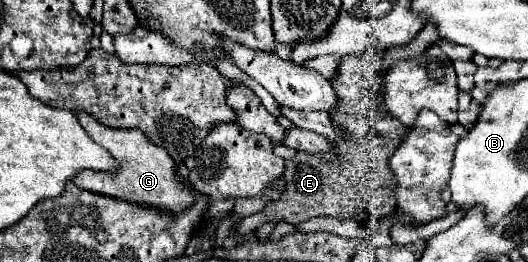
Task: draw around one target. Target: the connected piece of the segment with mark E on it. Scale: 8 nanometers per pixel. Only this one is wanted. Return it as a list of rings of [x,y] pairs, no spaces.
[[[370,49],[364,55],[366,57],[344,57],[338,65],[336,77],[330,81],[338,95],[336,111],[330,111],[330,119],[332,123],[340,123],[340,127],[344,127],[344,131],[348,131],[348,135],[354,137],[354,143],[332,143],[336,147],[334,161],[320,159],[318,155],[296,153],[292,161],[286,161],[286,193],[282,195],[282,199],[278,199],[276,203],[268,205],[264,211],[252,217],[244,217],[236,229],[238,235],[248,235],[252,229],[258,229],[262,223],[270,219],[300,223],[312,217],[328,215],[336,219],[354,219],[362,225],[374,225],[376,221],[396,211],[396,181],[388,161],[396,151],[400,139],[388,139],[376,133],[372,127],[370,113],[370,107],[376,101],[372,89],[382,79],[384,53],[378,49]]]

